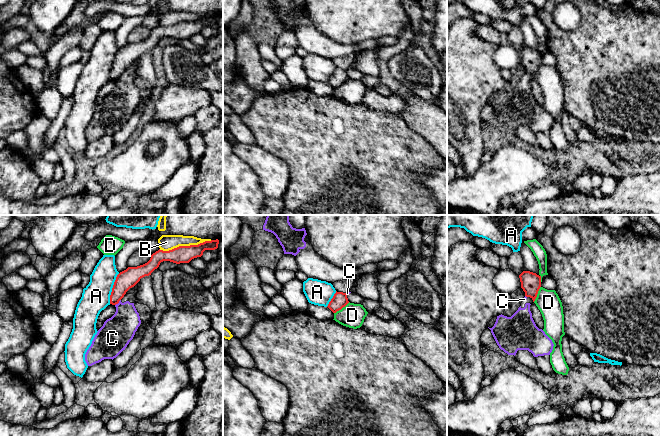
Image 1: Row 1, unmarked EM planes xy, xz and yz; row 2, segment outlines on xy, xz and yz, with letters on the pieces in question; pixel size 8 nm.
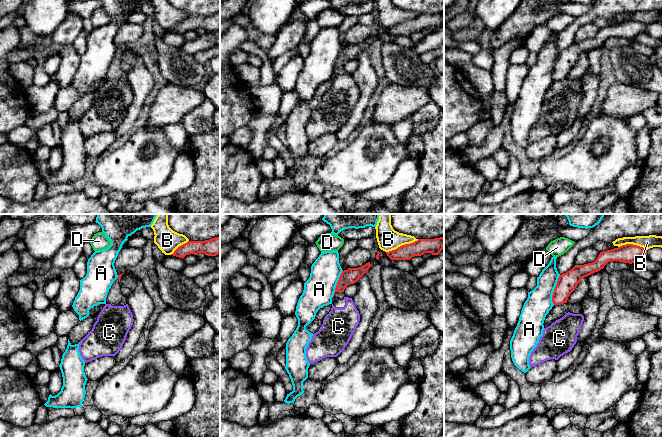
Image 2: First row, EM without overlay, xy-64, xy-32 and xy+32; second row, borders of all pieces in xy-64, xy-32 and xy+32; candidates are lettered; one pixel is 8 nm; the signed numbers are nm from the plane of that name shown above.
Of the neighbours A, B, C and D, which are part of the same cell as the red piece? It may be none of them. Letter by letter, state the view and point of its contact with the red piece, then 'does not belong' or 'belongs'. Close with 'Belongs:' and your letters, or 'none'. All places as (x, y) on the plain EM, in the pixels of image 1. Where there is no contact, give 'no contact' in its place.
A: meets red in xy at (112, 64); does not belong
B: meets red in xy at (185, 22); does not belong
C: meets red in xy at (118, 78); does not belong
D: meets red in xz at (341, 84); does not belong
Belongs: none

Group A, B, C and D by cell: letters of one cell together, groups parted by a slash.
A / B / C / D

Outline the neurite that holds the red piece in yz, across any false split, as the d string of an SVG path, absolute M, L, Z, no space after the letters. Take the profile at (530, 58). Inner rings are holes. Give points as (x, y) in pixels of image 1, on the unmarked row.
M523 47L519 54L525 72L530 73L534 78L541 63L541 52L530 47Z

